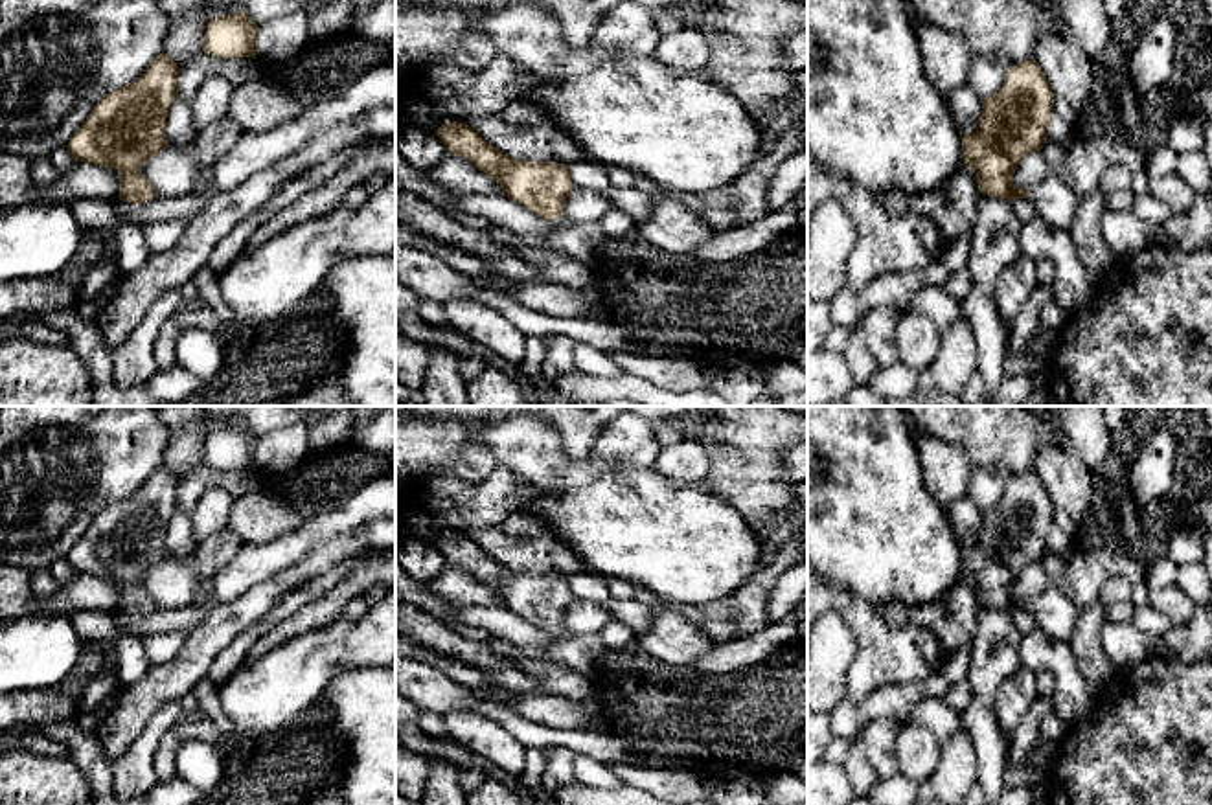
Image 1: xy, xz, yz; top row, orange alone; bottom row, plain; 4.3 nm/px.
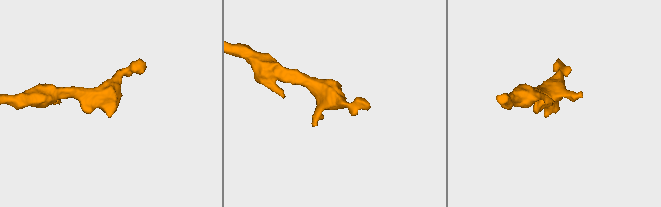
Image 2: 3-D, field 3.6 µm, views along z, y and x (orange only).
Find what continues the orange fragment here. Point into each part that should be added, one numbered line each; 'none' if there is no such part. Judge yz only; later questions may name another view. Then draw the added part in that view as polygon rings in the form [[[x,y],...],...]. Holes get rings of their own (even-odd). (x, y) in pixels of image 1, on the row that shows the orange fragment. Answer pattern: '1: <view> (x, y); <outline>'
1: yz (1054, 201); [[[1050,173],[1045,180],[1030,187],[1028,200],[1039,219],[1058,230],[1070,230],[1080,195],[1058,175]]]

